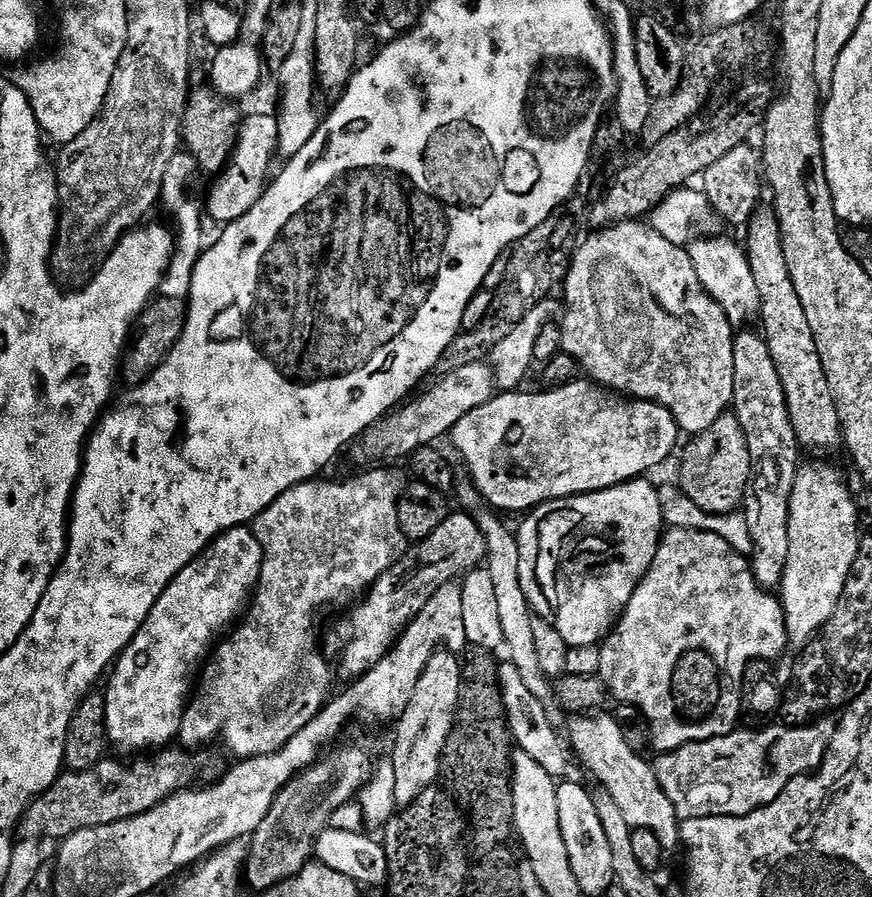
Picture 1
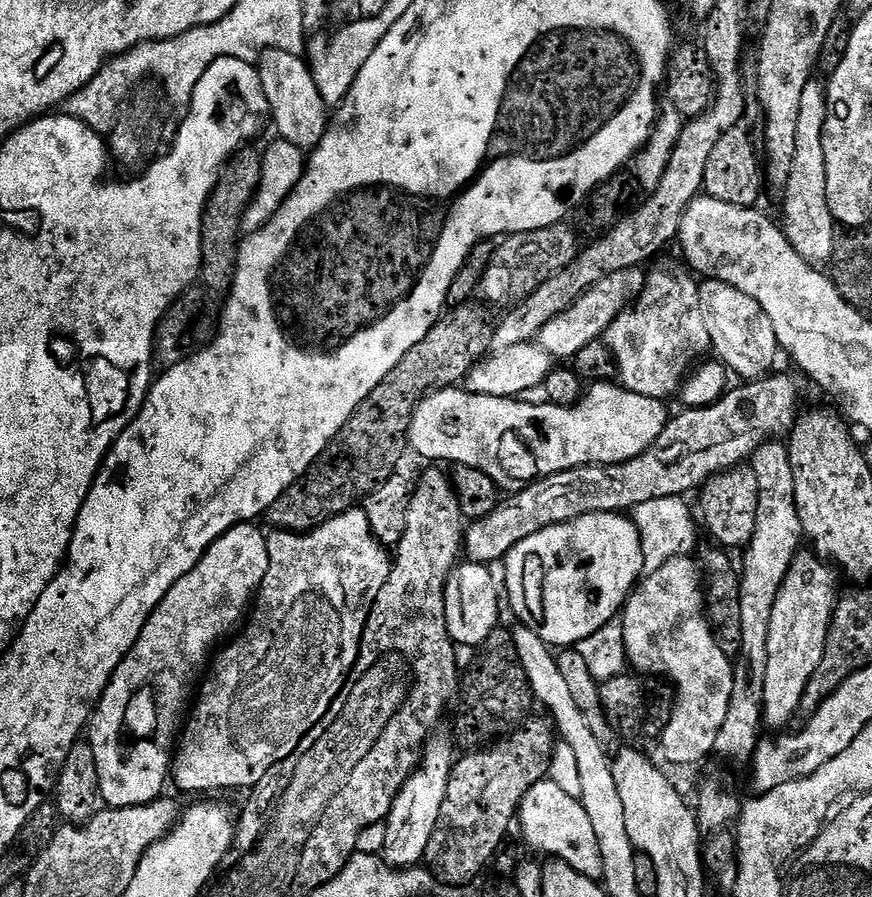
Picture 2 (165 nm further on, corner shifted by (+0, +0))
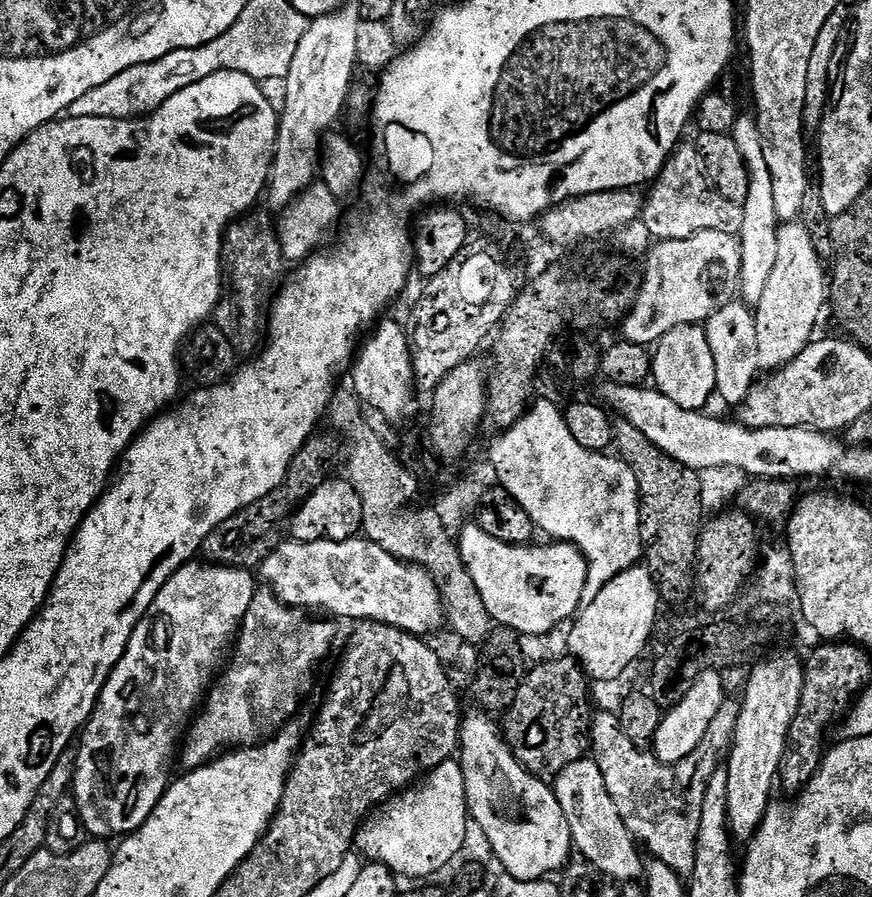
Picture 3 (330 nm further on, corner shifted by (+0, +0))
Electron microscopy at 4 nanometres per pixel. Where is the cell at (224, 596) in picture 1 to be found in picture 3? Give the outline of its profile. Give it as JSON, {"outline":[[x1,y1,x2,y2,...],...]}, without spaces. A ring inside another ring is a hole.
{"outline":[[211,562,196,563,182,565,166,586,158,590,150,610,146,610,134,634,130,634,124,657,116,663,110,678,104,683,92,717,82,729,78,740,80,753,76,763,74,799,76,812,89,837,123,838,137,832,146,818,150,818,154,806,158,806,168,789,173,775,172,760,174,764,182,737,221,667,220,655,233,647,246,610,256,597,258,580,249,569]]}

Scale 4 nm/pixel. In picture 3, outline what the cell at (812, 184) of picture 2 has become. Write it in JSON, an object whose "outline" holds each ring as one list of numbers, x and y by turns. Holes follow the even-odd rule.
{"outline":[[784,222,778,230,778,258,766,290,755,309,758,330,758,362,761,369,785,368,808,344,812,343,820,311,830,296,830,276,825,261,814,248,809,230,801,222]]}

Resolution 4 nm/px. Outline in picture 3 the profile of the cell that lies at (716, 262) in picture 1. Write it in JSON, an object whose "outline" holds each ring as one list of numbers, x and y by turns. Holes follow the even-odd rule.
{"outline":[[743,302,723,304,706,321,706,331,710,350,714,354,716,392,726,403,739,406,748,397,748,391,757,379,756,372,761,371,758,362,758,330,753,309]]}

